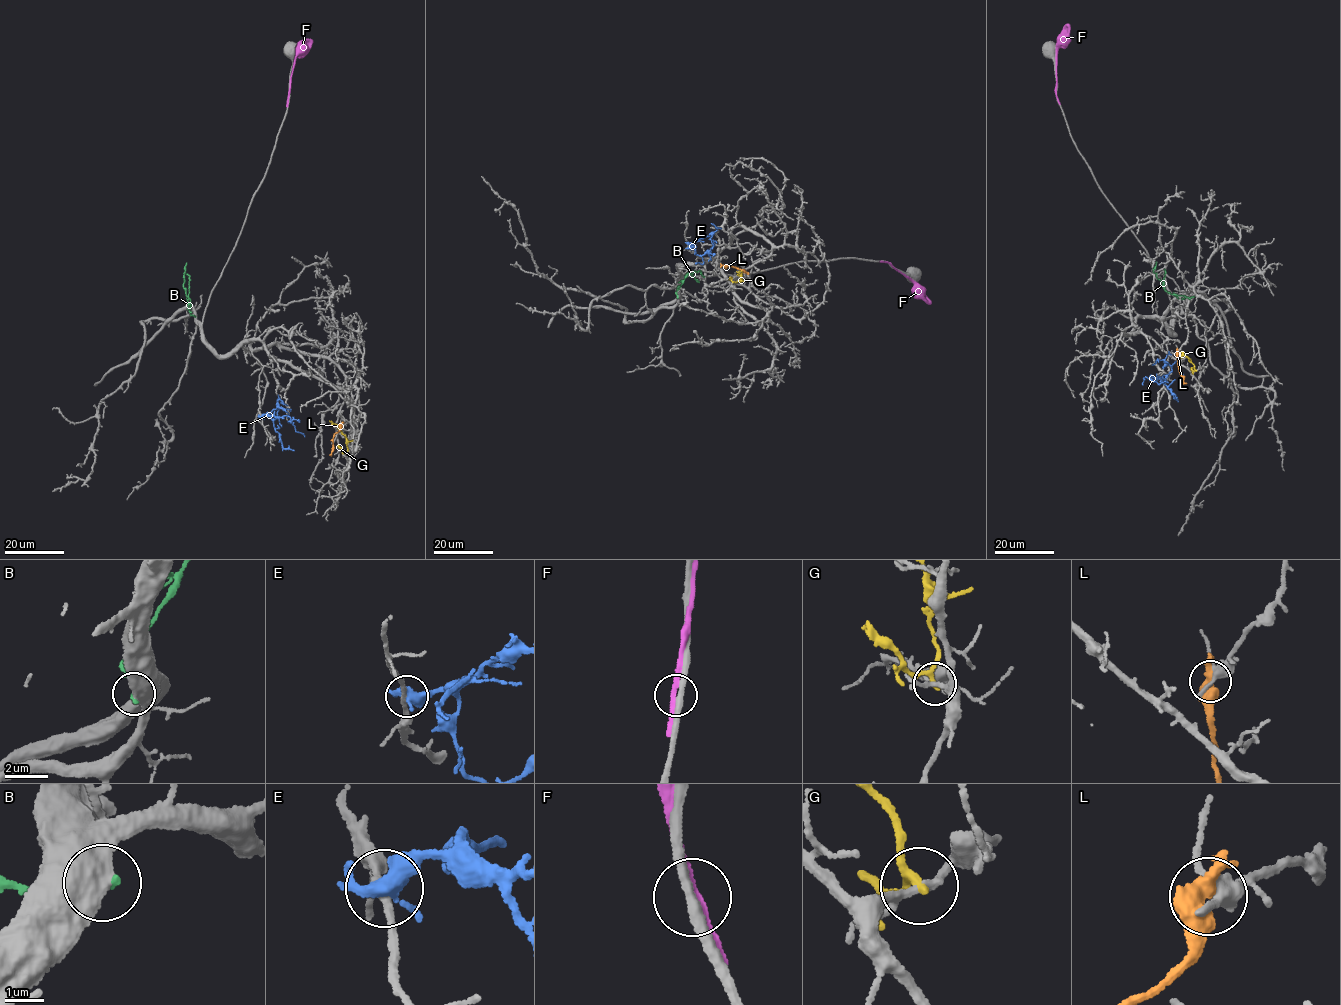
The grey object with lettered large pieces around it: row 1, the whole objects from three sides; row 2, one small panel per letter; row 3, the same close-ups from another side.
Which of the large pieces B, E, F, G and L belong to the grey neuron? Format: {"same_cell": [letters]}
{"same_cell": []}

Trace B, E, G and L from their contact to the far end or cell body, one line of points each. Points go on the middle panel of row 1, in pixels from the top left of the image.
B: (677, 296), (677, 290), (687, 273), (699, 270), (704, 277)
E: (688, 243), (713, 233), (710, 239), (712, 249)
G: (733, 282), (741, 279), (739, 270)
L: (746, 272), (731, 266), (720, 267)

